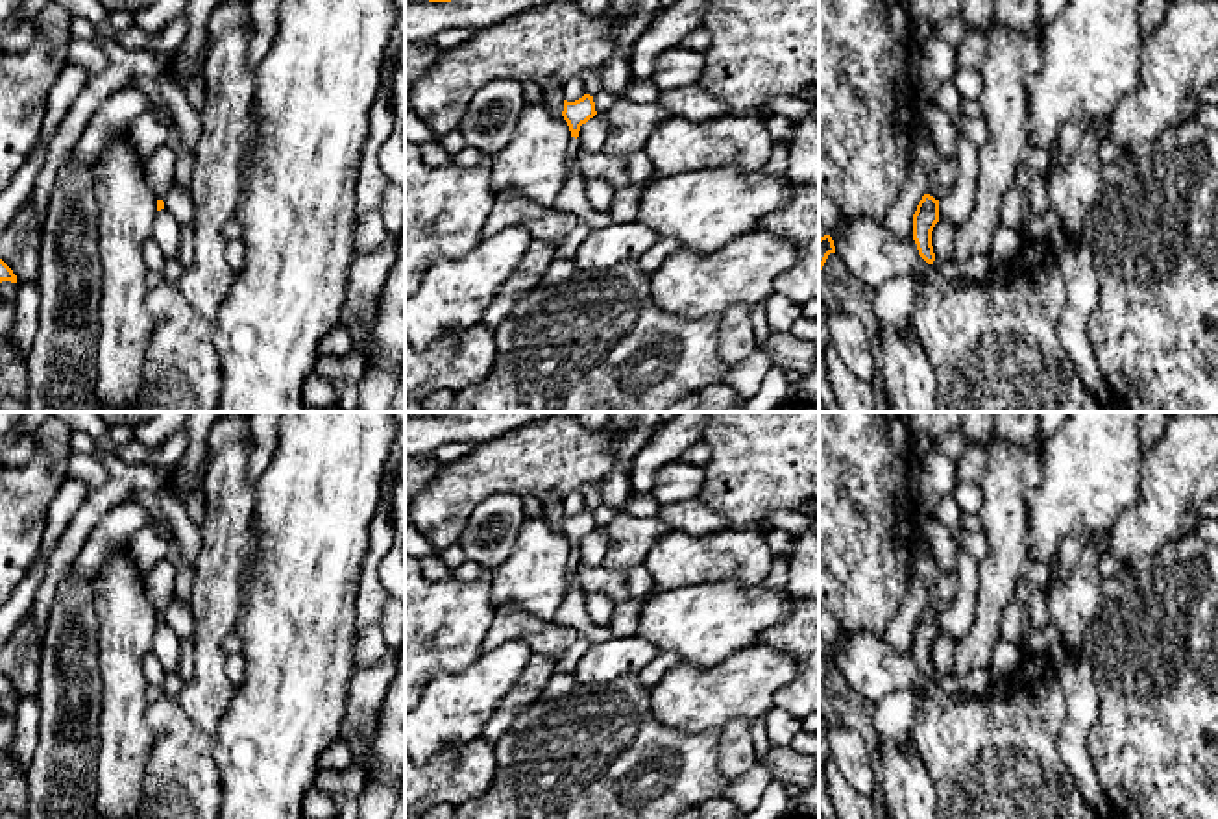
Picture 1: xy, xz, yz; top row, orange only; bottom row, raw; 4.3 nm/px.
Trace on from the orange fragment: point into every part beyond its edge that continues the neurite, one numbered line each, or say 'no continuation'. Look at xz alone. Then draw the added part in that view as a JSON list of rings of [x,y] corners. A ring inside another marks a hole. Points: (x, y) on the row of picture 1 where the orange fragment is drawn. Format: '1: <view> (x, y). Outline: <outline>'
no continuation

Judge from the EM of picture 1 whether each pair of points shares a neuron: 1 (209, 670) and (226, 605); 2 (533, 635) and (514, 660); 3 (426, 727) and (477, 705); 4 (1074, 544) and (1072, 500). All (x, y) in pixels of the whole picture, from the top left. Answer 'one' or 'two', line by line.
1: one
2: two
3: one
4: two

